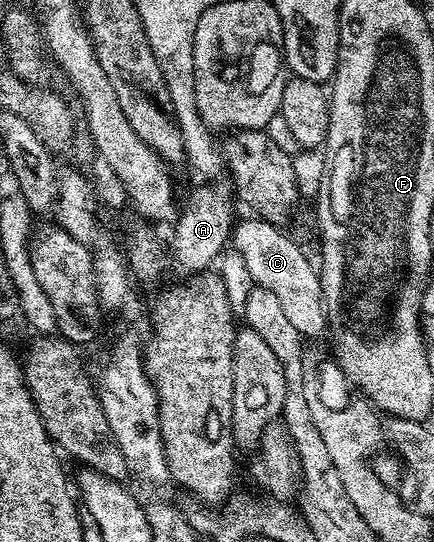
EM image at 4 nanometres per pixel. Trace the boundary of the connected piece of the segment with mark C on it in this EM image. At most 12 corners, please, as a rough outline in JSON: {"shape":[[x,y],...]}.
{"shape":[[241,220],[231,245],[304,338],[328,328],[320,272],[282,228]]}

